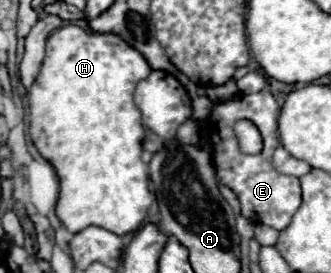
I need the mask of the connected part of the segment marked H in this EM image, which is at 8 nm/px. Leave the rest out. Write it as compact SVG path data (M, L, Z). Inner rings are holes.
M62 26L46 40L42 68L28 92L30 138L38 152L56 168L60 178L56 216L72 234L88 226L100 226L124 236L138 230L144 222L152 196L148 190L148 170L140 158L146 132L142 114L134 104L134 88L150 72L152 68L146 58L116 34L98 34L78 26Z

